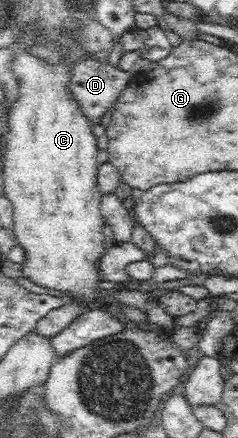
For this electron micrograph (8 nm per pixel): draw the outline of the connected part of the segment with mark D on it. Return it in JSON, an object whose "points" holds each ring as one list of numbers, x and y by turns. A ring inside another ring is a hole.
{"points":[[85,56,85,58,77,60,75,66,71,68,72,80,68,92,74,100,77,100,81,111,87,116,90,124,97,124,126,90,132,76,131,71,124,71,119,67,113,67,108,62,100,62,92,56]]}

